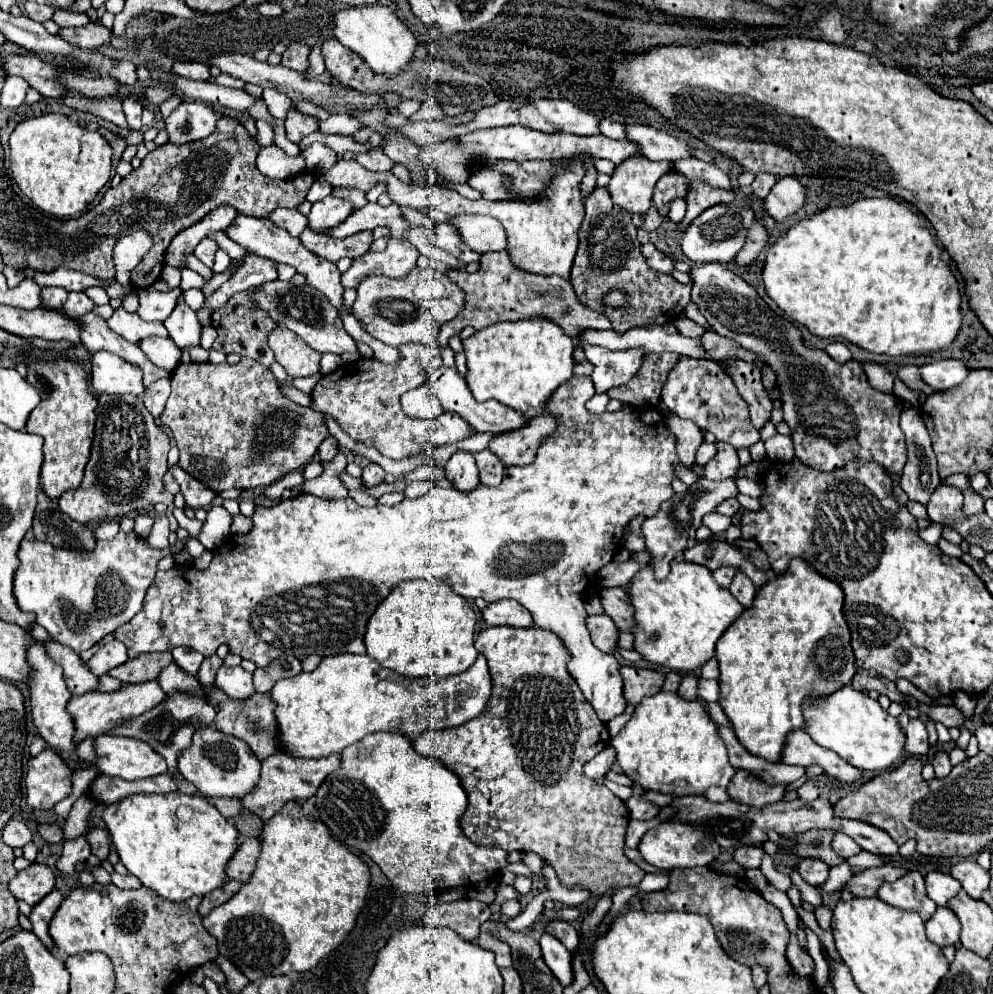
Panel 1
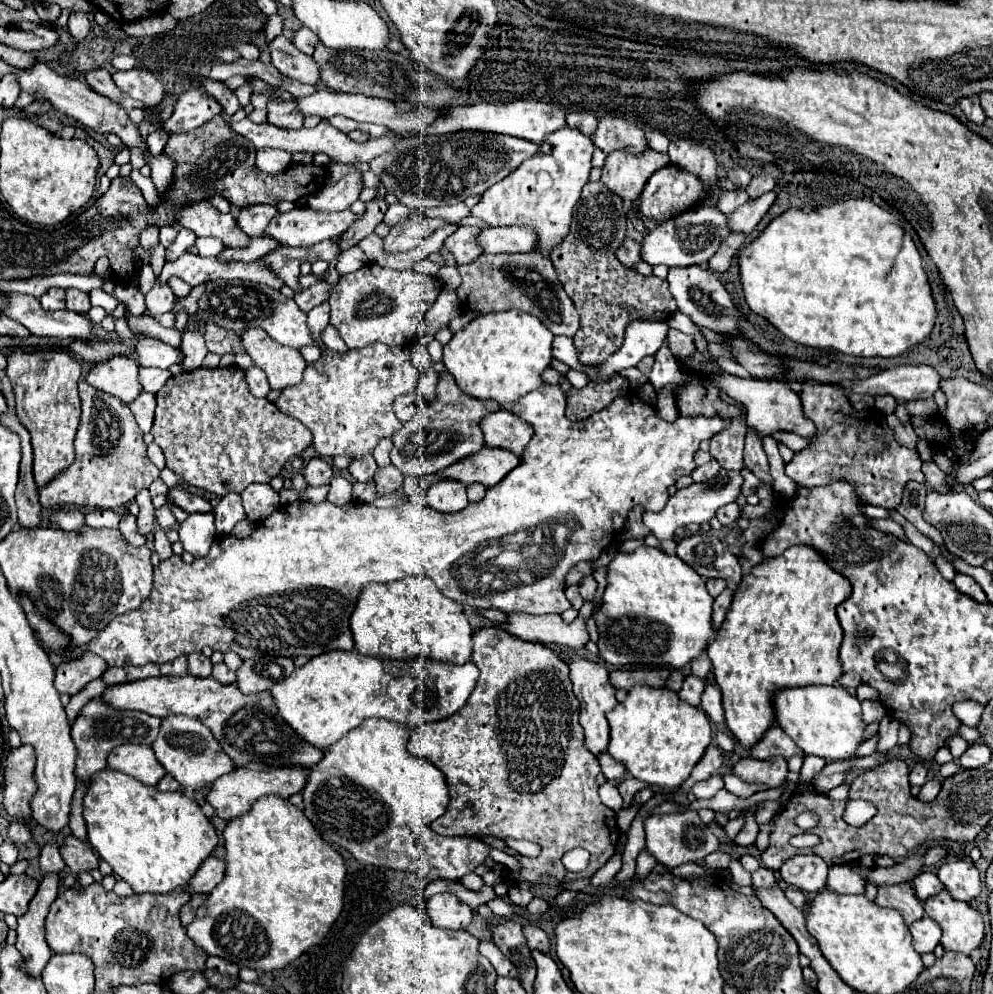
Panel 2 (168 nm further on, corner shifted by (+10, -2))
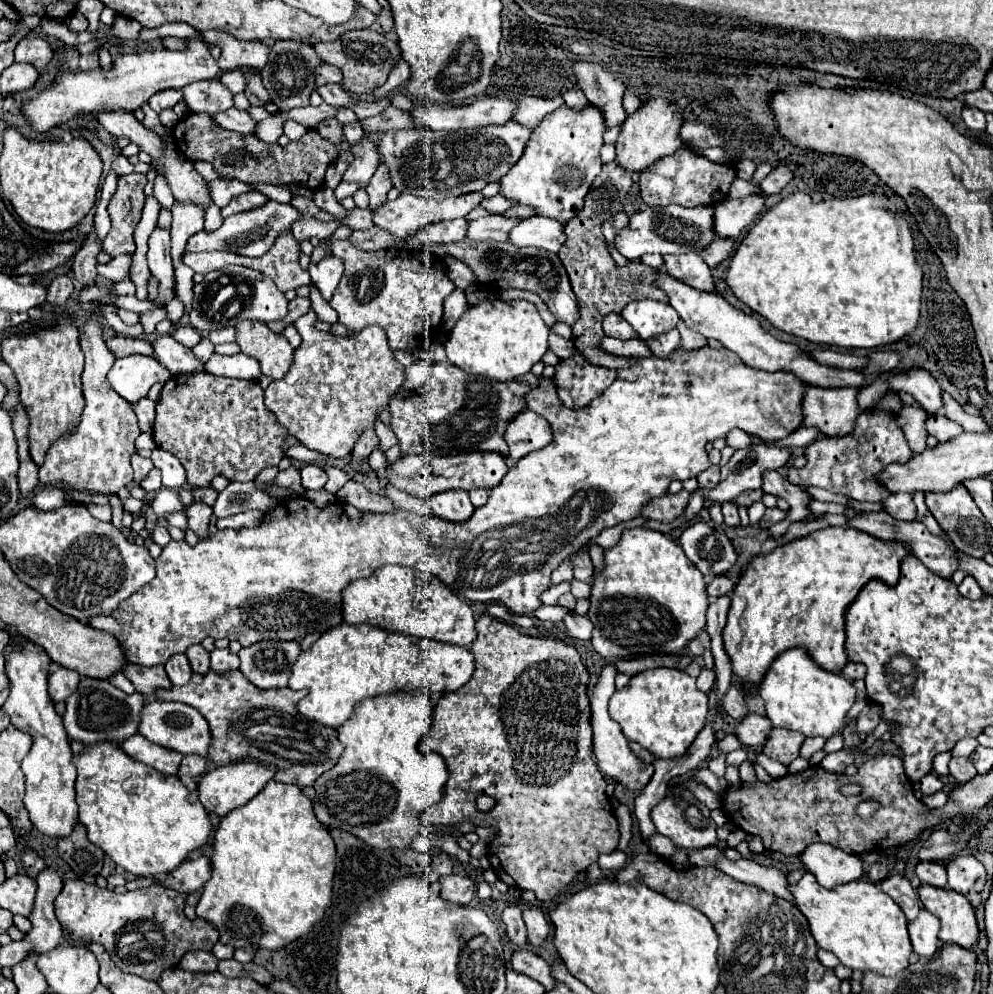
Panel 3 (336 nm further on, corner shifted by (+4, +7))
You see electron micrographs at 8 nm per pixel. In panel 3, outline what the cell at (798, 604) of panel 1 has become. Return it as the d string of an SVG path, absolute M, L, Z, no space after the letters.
M827 527L813 531L801 539L779 545L767 555L757 555L751 559L747 569L743 571L739 583L731 595L731 609L727 617L727 625L723 629L725 651L731 659L733 675L741 679L741 689L749 693L749 689L757 689L763 681L771 663L793 647L803 647L807 655L825 671L841 673L847 663L845 653L845 609L861 587L871 579L883 579L889 585L895 585L899 579L899 563L909 555L909 549L901 543L881 541L871 537L859 529L851 527Z

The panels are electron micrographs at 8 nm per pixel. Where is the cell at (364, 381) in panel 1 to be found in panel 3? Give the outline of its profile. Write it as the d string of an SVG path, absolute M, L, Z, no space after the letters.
M313 310L295 321L303 341L295 349L295 363L289 373L281 381L271 381L267 387L265 405L305 447L321 451L329 457L347 457L353 451L359 435L367 427L373 427L383 411L389 411L389 399L401 389L405 381L405 367L395 359L395 351L391 351L381 327L367 327L355 337L347 339L329 331L317 331L314 327L316 321L317 315Z

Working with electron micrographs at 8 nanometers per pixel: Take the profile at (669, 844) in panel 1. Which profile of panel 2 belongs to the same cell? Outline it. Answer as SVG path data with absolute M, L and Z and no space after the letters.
M697 812L649 816L645 820L645 834L647 834L647 850L657 858L659 864L669 866L669 868L675 868L687 862L701 864L707 854L721 848L717 836L701 822Z

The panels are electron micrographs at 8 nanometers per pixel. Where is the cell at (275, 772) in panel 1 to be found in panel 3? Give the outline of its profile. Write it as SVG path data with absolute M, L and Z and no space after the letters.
M235 761L223 767L213 769L211 773L203 775L203 779L199 781L199 799L205 805L205 809L217 815L227 815L229 811L233 811L235 807L245 805L249 799L253 799L265 785L267 781L271 781L275 777L275 769L271 765L261 765L261 763L253 763L253 761Z

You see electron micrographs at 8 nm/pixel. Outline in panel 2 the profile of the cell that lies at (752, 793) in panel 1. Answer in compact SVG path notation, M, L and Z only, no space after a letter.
M777 756L773 760L755 760L755 758L741 758L733 766L733 774L749 784L767 784L777 788L787 778L787 760Z

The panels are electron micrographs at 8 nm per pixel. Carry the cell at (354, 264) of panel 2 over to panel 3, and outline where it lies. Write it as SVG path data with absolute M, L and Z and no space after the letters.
M325 257L317 265L311 263L309 265L309 273L311 273L311 281L319 287L323 299L329 301L331 295L333 295L333 291L339 285L341 275L343 275L343 259Z

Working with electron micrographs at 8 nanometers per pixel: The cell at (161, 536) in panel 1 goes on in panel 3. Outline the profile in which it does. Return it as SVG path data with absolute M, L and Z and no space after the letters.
M133 455L131 465L133 465L133 469L135 469L135 483L141 483L141 481L149 475L149 471L155 467L151 459L143 459L143 457L139 457L139 455Z

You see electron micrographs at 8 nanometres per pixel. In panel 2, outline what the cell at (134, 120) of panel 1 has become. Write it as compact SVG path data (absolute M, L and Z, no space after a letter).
M95 68L95 70L85 72L85 82L87 82L95 92L99 92L99 94L111 98L111 100L121 102L121 106L123 106L125 110L133 110L133 108L137 108L137 106L141 104L141 102L125 96L125 94L115 86L115 82L111 80L111 74L109 74L107 70L103 70L103 68Z

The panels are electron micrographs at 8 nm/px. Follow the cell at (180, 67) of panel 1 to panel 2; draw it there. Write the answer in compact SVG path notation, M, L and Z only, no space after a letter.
M205 80L203 84L201 84L201 88L207 92L207 94L211 94L211 96L215 96L215 100L223 106L223 110L225 110L225 114L229 114L229 116L233 116L237 110L241 110L241 106L239 106L239 102L237 102L237 96L235 96L235 92L225 84L225 82L215 82L215 80Z

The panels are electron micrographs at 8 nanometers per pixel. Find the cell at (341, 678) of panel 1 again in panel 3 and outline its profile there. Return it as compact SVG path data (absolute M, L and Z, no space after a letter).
M343 623L341 627L335 627L327 633L323 633L315 645L309 651L303 651L299 659L293 665L291 677L289 677L289 687L291 689L309 689L307 697L299 701L299 713L305 715L307 719L315 719L327 727L339 729L341 723L345 723L351 715L357 703L363 699L387 695L387 693L427 693L431 701L435 703L443 693L455 691L463 687L471 675L473 675L473 665L475 659L469 649L457 647L457 645L447 645L441 641L433 639L419 639L419 637L407 637L403 633L391 633L383 631L371 625L347 625Z

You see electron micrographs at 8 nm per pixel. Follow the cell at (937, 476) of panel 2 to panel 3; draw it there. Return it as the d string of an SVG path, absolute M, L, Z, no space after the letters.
M903 407L897 415L899 427L903 429L905 437L909 439L911 451L917 455L927 449L927 431L925 431L925 417L927 413L917 407Z

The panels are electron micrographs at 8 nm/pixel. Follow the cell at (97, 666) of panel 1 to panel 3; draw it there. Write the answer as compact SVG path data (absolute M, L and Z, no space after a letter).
M53 663L49 675L49 695L53 703L67 699L67 695L71 695L71 691L75 691L75 687L79 685L79 679L81 675L75 675L75 671L67 671L67 667L59 667Z

